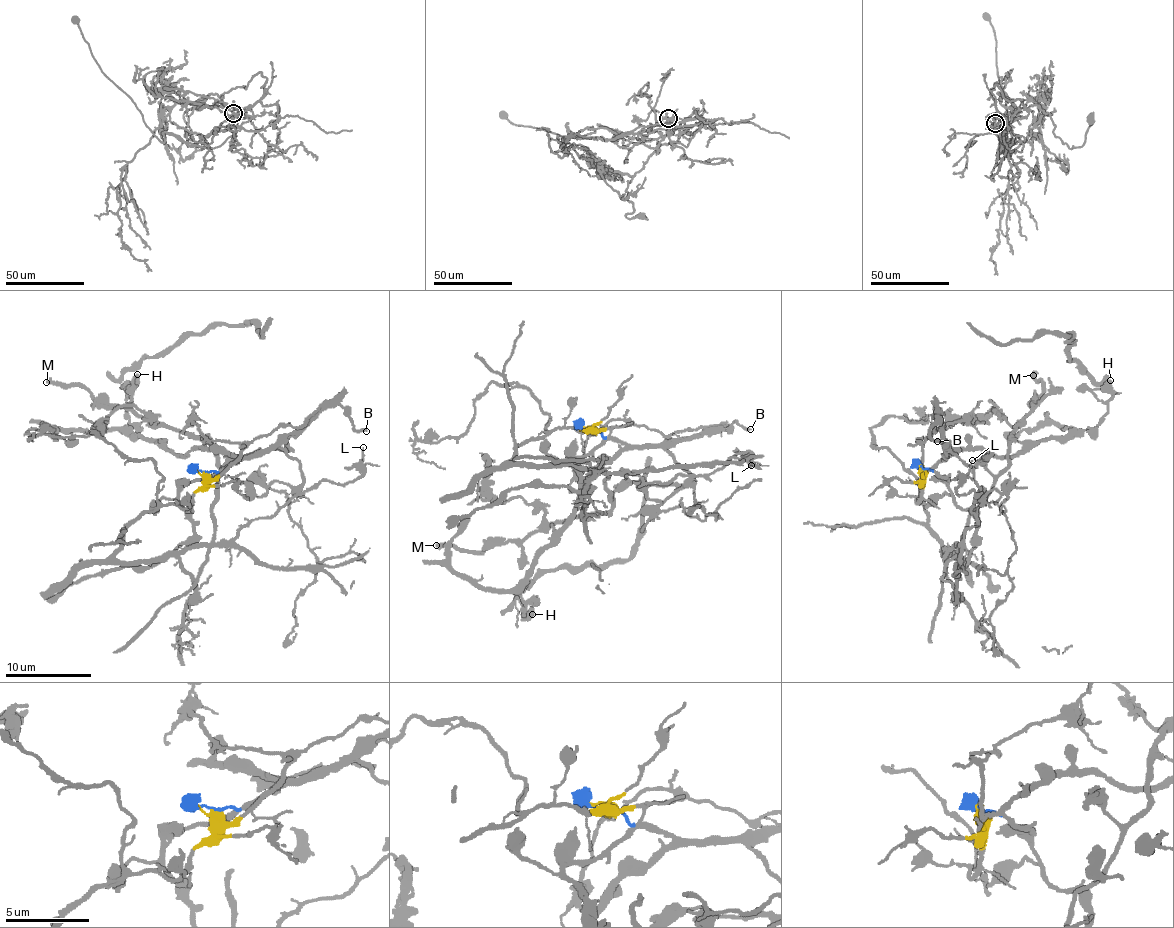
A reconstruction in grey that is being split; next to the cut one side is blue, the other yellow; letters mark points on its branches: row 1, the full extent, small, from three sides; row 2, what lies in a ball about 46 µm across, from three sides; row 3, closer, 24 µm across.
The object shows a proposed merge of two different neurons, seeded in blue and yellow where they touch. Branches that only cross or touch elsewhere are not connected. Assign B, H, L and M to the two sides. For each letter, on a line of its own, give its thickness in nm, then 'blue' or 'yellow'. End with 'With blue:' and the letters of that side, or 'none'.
B: 180 nm | blue
H: 440 nm | blue
L: 150 nm | yellow
M: 360 nm | yellow
With blue: B, H

